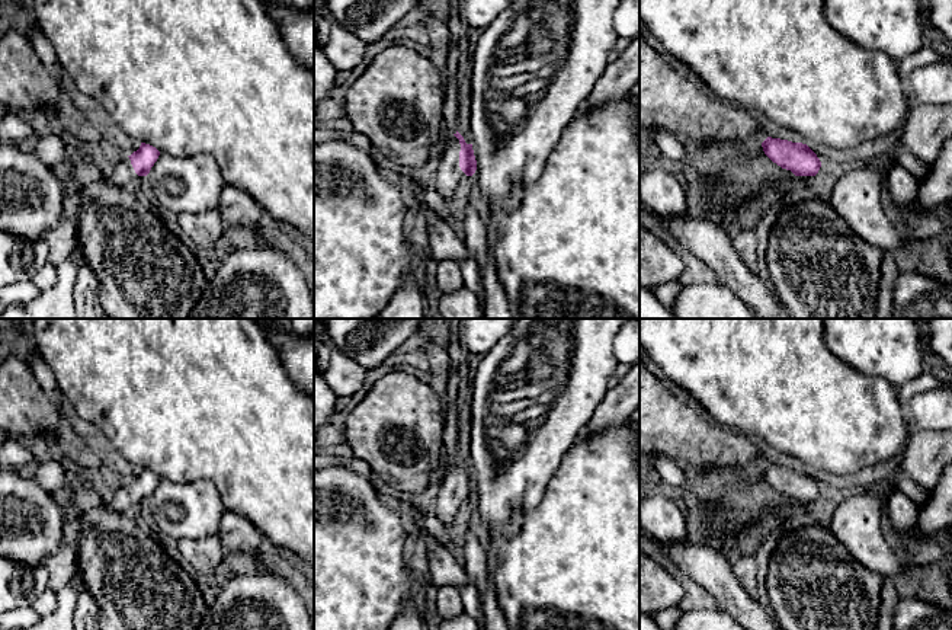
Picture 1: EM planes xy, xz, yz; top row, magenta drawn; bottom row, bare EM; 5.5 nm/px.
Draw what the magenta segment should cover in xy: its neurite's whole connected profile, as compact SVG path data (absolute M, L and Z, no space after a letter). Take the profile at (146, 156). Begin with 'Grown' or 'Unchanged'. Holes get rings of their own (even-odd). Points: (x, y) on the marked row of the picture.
Grown. M141 143L137 151L115 166L109 180L115 186L132 188L140 176L147 176L150 173L158 156L160 151L156 147Z

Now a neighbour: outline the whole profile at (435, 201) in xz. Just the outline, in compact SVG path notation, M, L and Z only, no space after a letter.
M421 182L421 191L429 208L439 214L443 221L456 212L455 207L445 202L435 188L430 188L427 183Z

